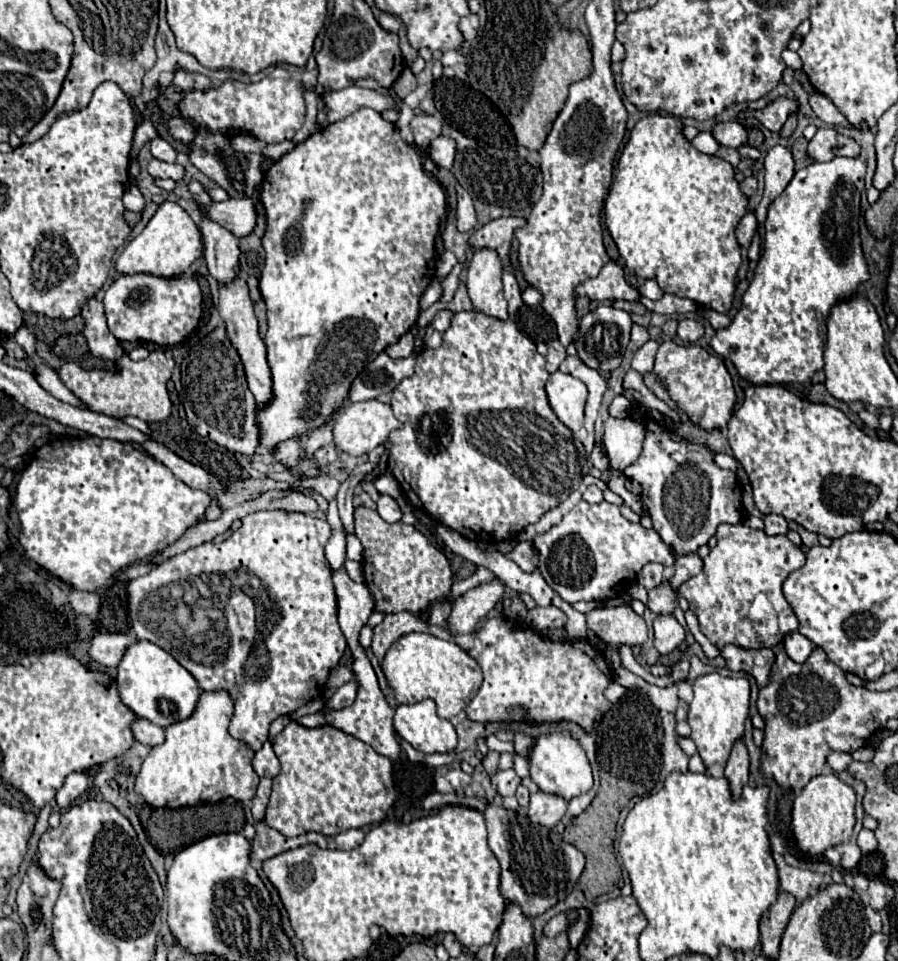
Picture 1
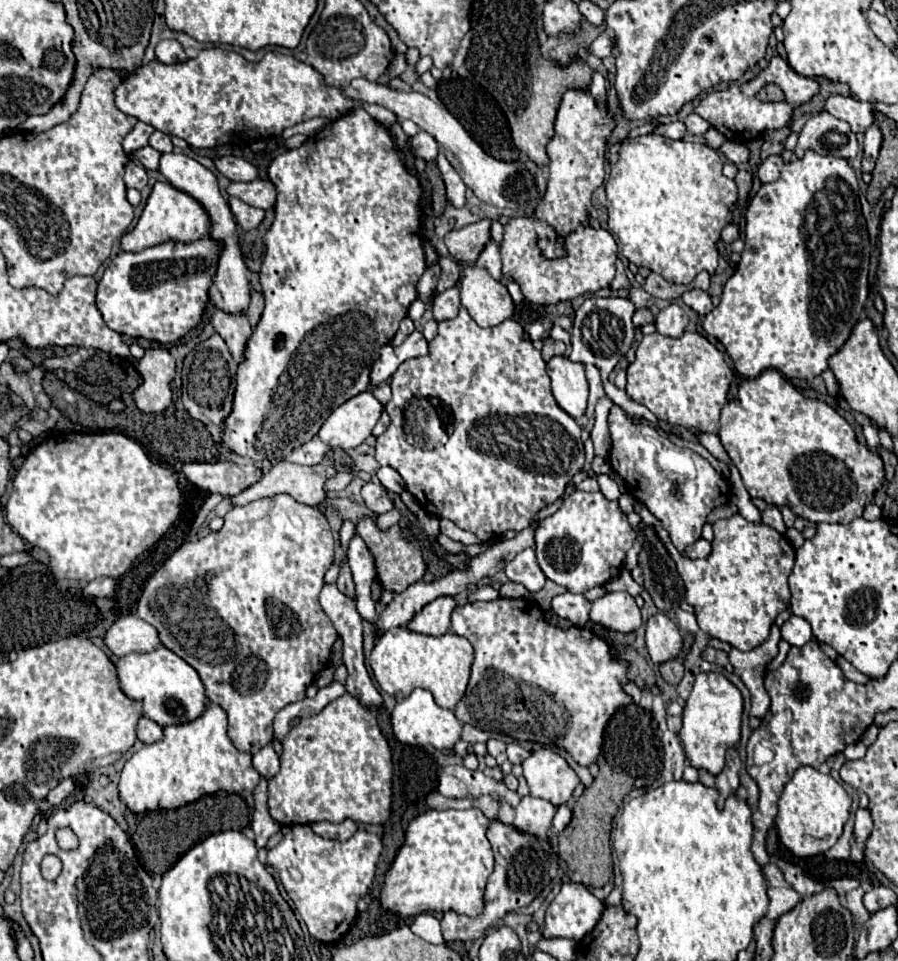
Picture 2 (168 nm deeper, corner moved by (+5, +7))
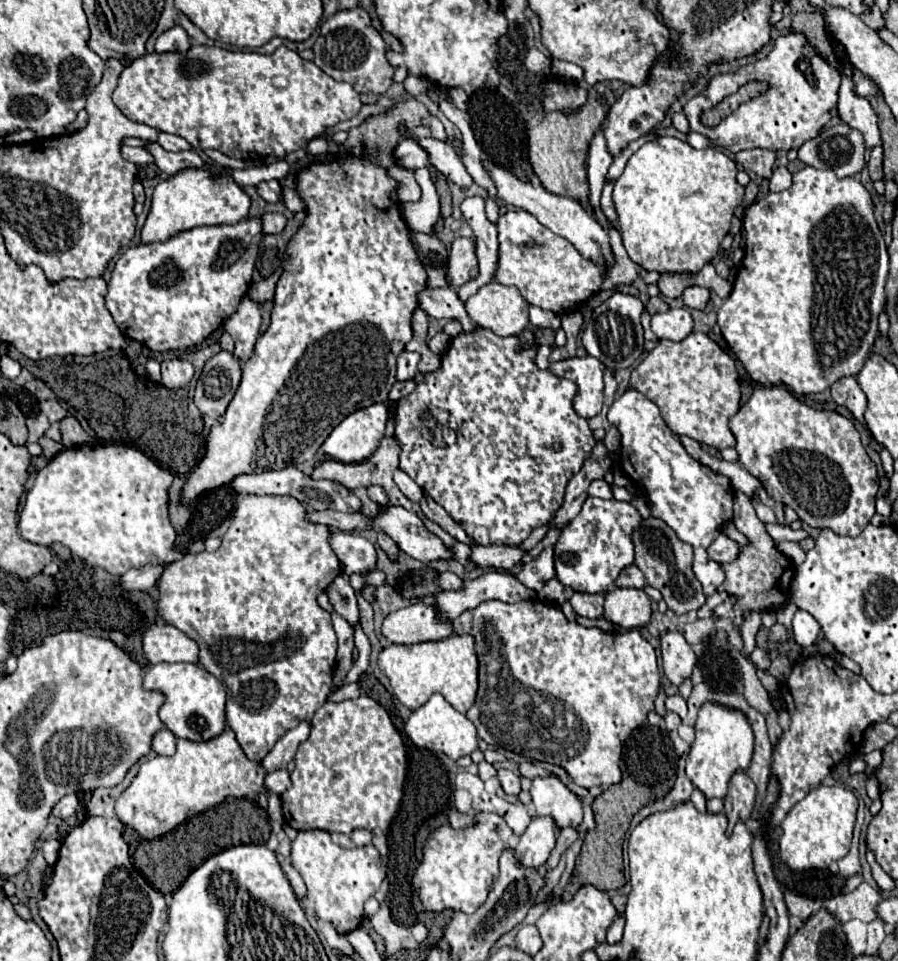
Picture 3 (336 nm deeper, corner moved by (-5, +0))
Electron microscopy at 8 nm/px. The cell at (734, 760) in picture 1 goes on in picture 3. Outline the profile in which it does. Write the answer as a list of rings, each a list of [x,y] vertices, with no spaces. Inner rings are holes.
[[[738,770],[732,780],[728,794],[724,798],[724,814],[728,818],[728,834],[734,830],[734,824],[738,820],[746,820],[754,808],[754,796],[756,796],[756,786],[752,778],[744,770]]]

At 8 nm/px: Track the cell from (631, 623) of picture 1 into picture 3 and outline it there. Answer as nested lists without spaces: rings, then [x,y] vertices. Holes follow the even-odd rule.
[[[616,588],[606,594],[604,618],[626,630],[642,628],[650,622],[650,598],[644,590]]]

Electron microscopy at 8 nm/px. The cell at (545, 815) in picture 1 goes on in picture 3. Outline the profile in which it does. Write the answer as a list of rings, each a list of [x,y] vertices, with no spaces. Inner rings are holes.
[[[538,814],[532,816],[530,826],[520,836],[518,846],[514,848],[516,858],[526,866],[544,866],[552,848],[556,846],[558,832],[560,830],[556,822],[552,822],[552,818],[544,818]]]

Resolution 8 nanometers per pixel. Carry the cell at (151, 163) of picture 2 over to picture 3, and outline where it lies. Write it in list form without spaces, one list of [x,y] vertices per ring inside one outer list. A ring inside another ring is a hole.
[[[122,146],[122,156],[132,162],[132,164],[152,164],[154,158],[146,148],[130,148],[130,146]]]

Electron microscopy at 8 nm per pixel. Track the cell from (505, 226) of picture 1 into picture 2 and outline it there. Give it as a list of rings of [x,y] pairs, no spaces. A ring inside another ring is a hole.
[[[478,221],[472,225],[466,225],[462,229],[450,231],[444,237],[444,243],[452,255],[452,259],[464,267],[464,265],[472,265],[474,259],[480,255],[482,247],[488,243],[490,239],[490,221]]]

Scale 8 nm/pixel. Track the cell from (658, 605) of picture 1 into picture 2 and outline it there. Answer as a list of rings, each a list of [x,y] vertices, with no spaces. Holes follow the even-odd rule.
[[[630,513],[630,515],[628,515],[628,521],[630,521],[630,525],[632,525],[632,529],[634,529],[636,533],[642,533],[642,535],[644,535],[642,549],[640,549],[640,555],[638,555],[638,565],[640,565],[642,575],[644,575],[644,589],[650,593],[652,601],[656,603],[656,607],[658,607],[662,613],[676,609],[676,607],[682,603],[682,599],[684,599],[684,595],[686,595],[686,589],[684,589],[684,583],[682,583],[682,579],[680,579],[678,571],[676,571],[674,559],[670,557],[666,545],[664,545],[664,543],[660,541],[660,537],[656,535],[654,527],[644,527],[644,529],[638,527],[638,525],[642,523],[642,517],[640,517],[638,513]]]

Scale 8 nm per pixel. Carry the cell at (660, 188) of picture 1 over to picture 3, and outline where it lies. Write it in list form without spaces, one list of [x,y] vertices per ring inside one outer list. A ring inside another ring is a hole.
[[[660,136],[638,148],[616,180],[612,194],[624,248],[632,262],[660,274],[698,274],[718,254],[724,236],[730,232],[732,214],[742,204],[744,186],[736,182],[736,172],[734,160],[726,154],[714,148],[696,150],[688,142],[670,136]]]

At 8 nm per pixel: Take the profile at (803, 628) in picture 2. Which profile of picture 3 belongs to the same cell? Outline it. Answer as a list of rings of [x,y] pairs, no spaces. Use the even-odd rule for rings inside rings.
[[[798,610],[792,620],[792,634],[794,642],[802,648],[812,648],[816,644],[816,638],[820,634],[820,624],[804,610]]]

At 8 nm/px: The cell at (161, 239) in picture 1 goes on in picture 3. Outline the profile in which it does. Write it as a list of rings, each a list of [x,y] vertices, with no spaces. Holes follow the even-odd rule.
[[[182,170],[176,176],[160,182],[152,196],[152,208],[142,228],[142,244],[166,242],[176,234],[198,228],[198,226],[224,226],[236,224],[246,218],[250,208],[250,198],[242,192],[230,176],[214,178],[208,170]]]

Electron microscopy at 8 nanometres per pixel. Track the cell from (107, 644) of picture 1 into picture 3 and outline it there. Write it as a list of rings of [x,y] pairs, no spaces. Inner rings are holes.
[[[168,624],[148,626],[142,634],[142,652],[148,662],[196,662],[198,648],[184,632]]]

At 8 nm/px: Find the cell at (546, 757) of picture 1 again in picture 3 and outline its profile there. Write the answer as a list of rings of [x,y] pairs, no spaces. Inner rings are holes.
[[[558,776],[534,778],[530,796],[536,812],[540,816],[552,816],[558,828],[576,828],[582,822],[582,802]]]

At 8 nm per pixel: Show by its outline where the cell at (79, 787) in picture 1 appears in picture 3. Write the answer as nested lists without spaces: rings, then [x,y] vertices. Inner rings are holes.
[[[68,794],[68,796],[64,796],[64,798],[54,806],[52,814],[54,814],[54,816],[60,816],[60,818],[68,818],[68,816],[72,816],[72,814],[76,812],[78,806],[80,806],[78,796],[76,796],[76,794]]]

